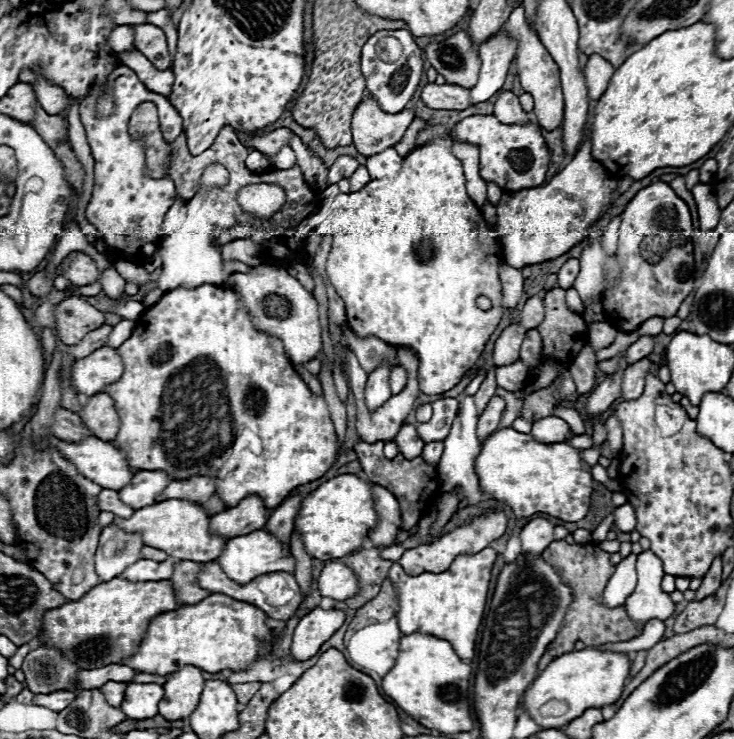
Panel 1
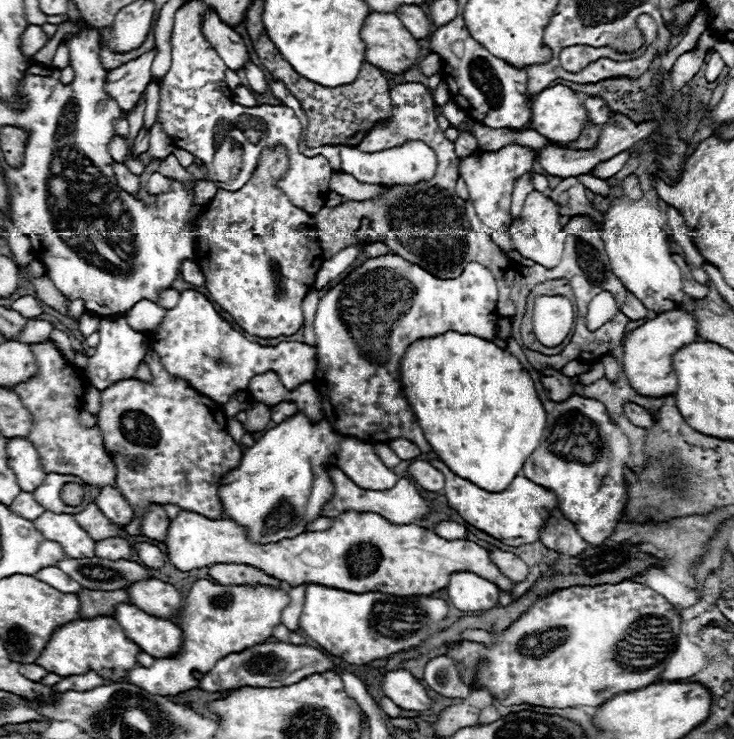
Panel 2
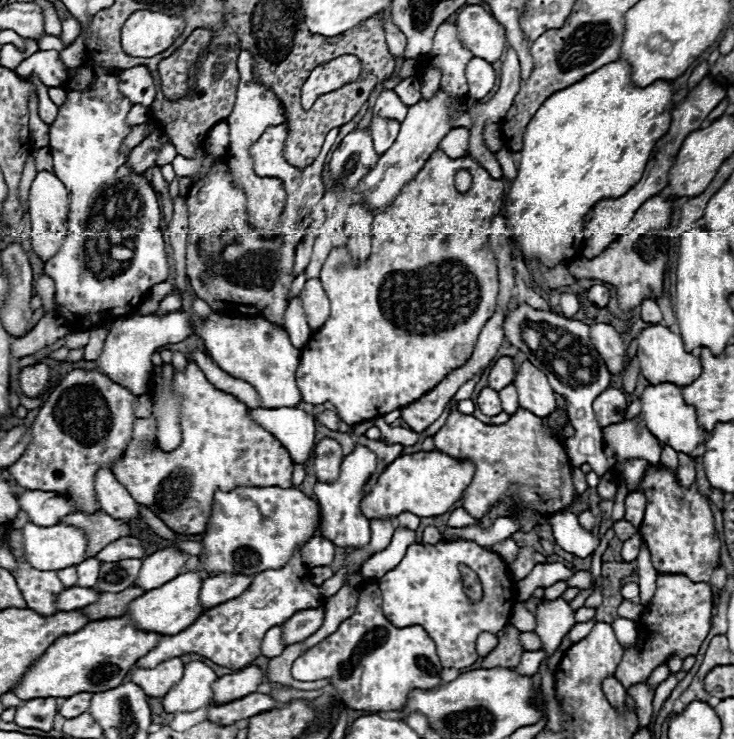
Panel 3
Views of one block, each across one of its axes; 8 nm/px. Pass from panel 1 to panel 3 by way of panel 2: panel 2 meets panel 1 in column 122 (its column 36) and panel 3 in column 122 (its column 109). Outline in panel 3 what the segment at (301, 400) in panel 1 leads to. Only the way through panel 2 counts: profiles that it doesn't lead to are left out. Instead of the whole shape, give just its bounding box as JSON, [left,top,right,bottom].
[112,362,294,534]

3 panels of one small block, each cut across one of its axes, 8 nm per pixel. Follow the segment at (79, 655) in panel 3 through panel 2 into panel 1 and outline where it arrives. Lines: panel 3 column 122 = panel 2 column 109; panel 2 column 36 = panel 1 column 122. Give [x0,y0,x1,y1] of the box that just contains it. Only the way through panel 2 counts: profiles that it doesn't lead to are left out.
[122,594,274,676]

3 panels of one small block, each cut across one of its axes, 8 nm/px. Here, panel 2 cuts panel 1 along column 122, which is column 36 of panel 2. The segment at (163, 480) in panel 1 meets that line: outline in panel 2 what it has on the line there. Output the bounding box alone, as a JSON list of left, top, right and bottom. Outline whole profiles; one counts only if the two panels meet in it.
[32,474,92,514]

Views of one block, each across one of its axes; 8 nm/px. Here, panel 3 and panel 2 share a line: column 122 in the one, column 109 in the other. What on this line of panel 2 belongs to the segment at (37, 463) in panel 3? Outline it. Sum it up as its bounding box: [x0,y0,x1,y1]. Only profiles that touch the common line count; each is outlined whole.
[96,350,242,534]

